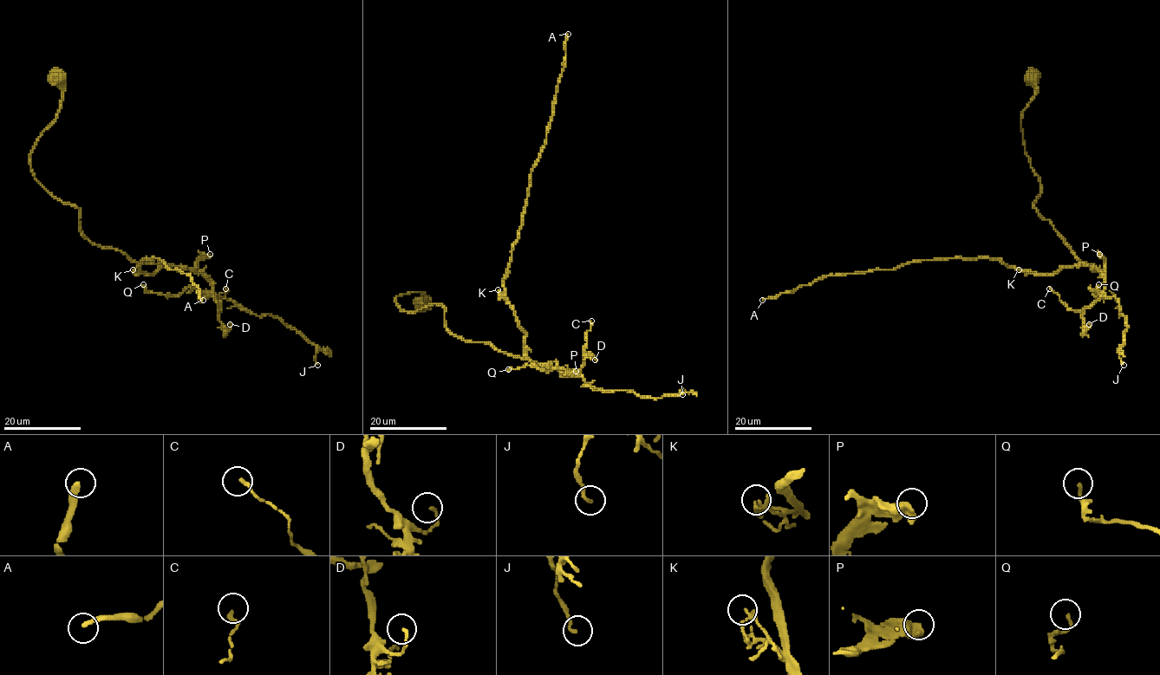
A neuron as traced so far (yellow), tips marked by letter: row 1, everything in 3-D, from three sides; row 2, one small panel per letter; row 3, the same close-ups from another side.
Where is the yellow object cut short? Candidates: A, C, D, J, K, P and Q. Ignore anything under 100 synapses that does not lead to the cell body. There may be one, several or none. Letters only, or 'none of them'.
A

